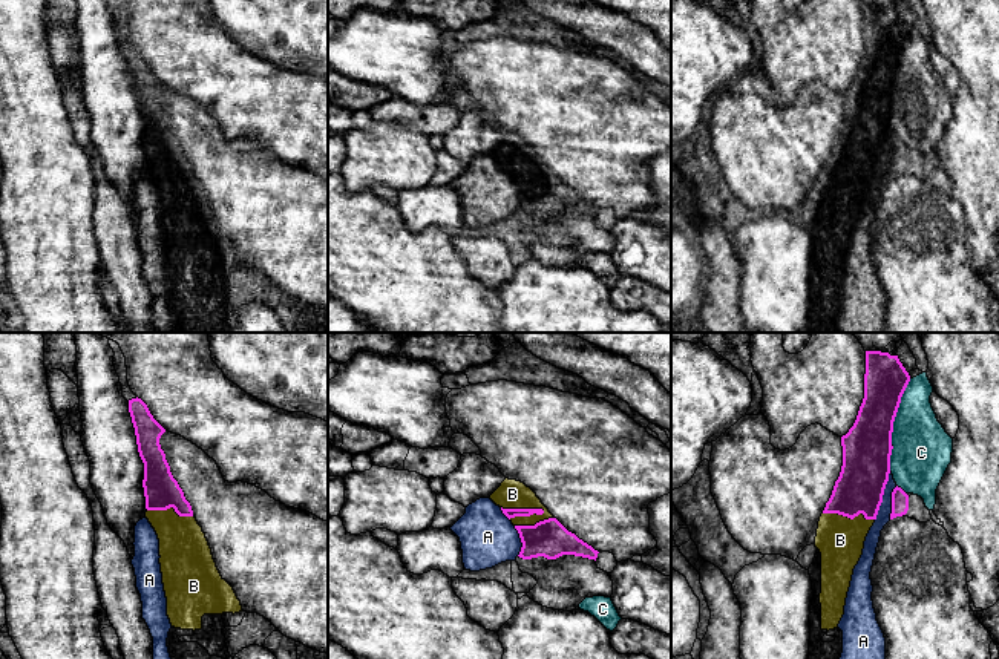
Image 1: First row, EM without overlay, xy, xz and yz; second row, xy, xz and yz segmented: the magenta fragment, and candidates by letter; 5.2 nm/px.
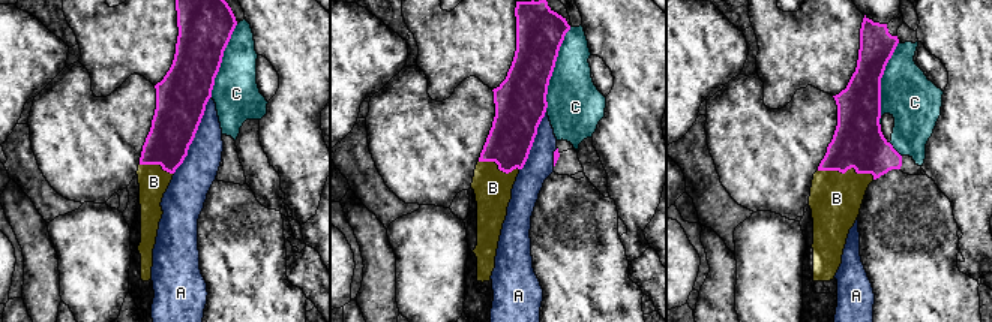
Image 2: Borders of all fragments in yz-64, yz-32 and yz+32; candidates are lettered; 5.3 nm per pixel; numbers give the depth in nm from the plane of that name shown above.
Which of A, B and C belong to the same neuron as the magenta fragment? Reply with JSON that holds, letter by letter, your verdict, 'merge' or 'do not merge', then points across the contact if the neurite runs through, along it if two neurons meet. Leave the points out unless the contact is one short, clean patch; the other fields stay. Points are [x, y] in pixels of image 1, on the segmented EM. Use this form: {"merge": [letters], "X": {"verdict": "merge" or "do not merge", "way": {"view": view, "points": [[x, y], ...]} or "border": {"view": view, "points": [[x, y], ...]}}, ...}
{"merge": ["B"], "A": {"verdict": "do not merge"}, "B": {"verdict": "merge"}, "C": {"verdict": "do not merge"}}

